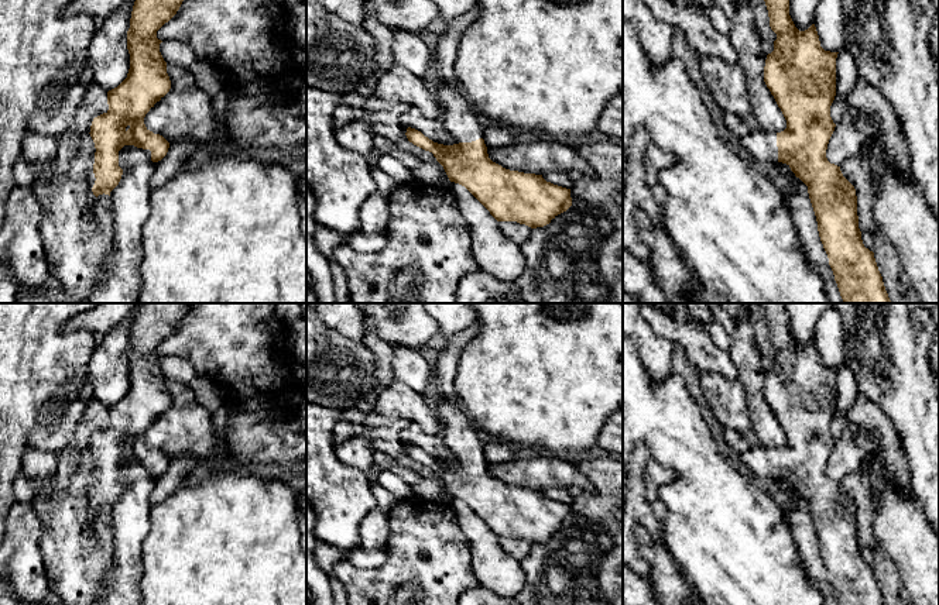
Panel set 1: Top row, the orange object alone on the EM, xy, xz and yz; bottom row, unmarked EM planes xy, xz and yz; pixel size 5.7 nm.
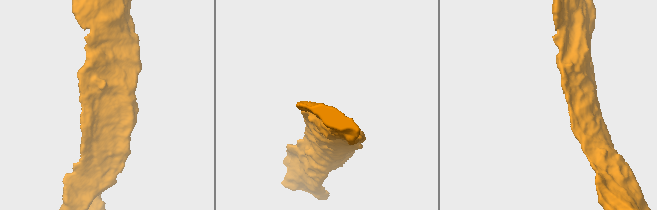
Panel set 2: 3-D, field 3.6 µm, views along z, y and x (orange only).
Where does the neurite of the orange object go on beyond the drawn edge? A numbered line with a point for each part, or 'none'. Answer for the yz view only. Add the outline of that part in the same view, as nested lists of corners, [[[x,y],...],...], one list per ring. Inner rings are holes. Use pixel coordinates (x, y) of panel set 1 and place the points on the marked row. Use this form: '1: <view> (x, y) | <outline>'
1: yz (760, 145) | [[[754,131],[740,138],[737,148],[761,166],[778,162],[777,134]]]

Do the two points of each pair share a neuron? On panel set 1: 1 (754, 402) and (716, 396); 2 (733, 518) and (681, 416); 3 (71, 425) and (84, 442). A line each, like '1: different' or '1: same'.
1: different
2: same
3: different

